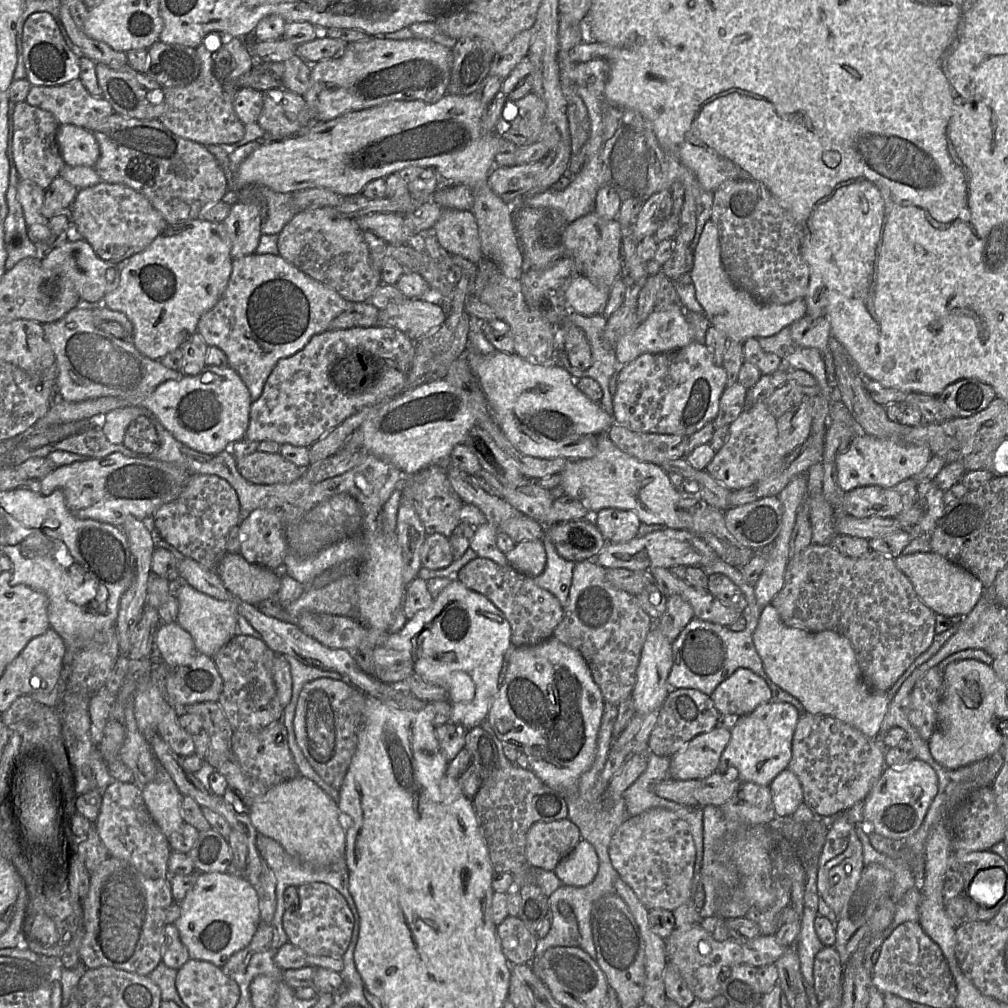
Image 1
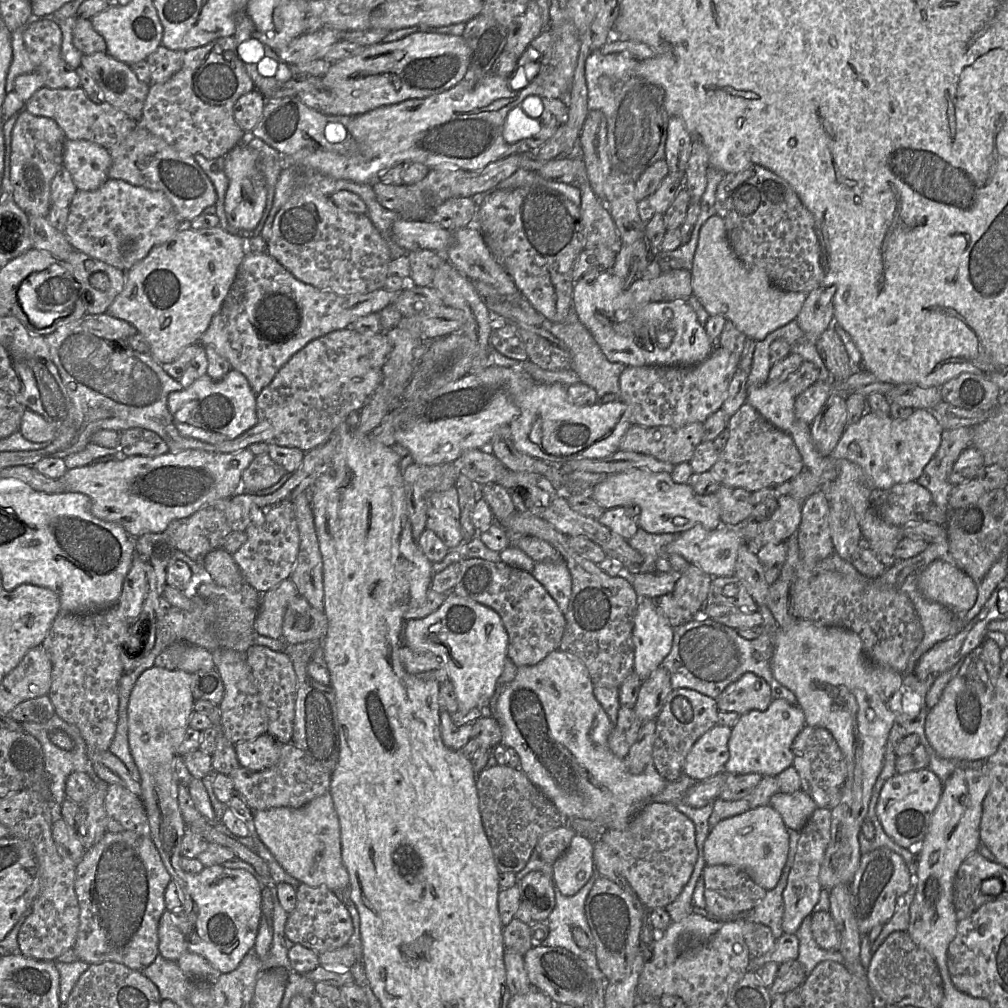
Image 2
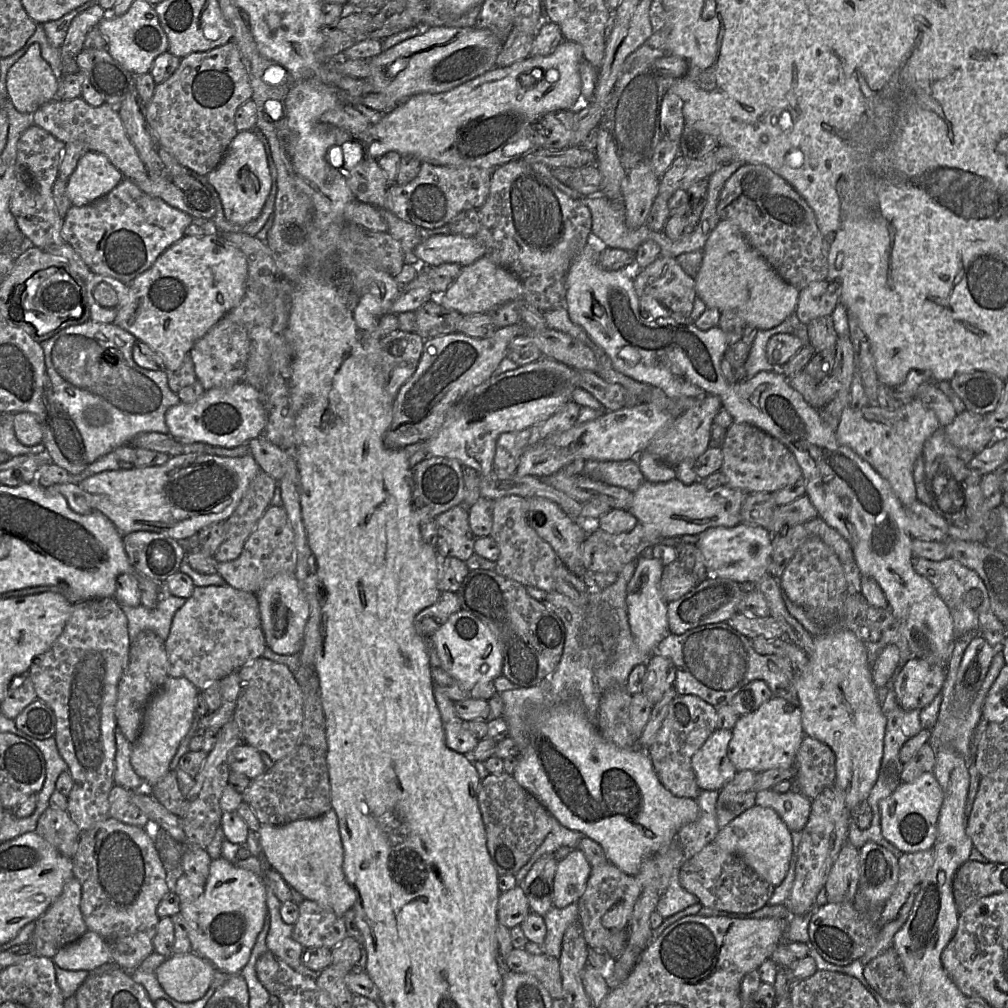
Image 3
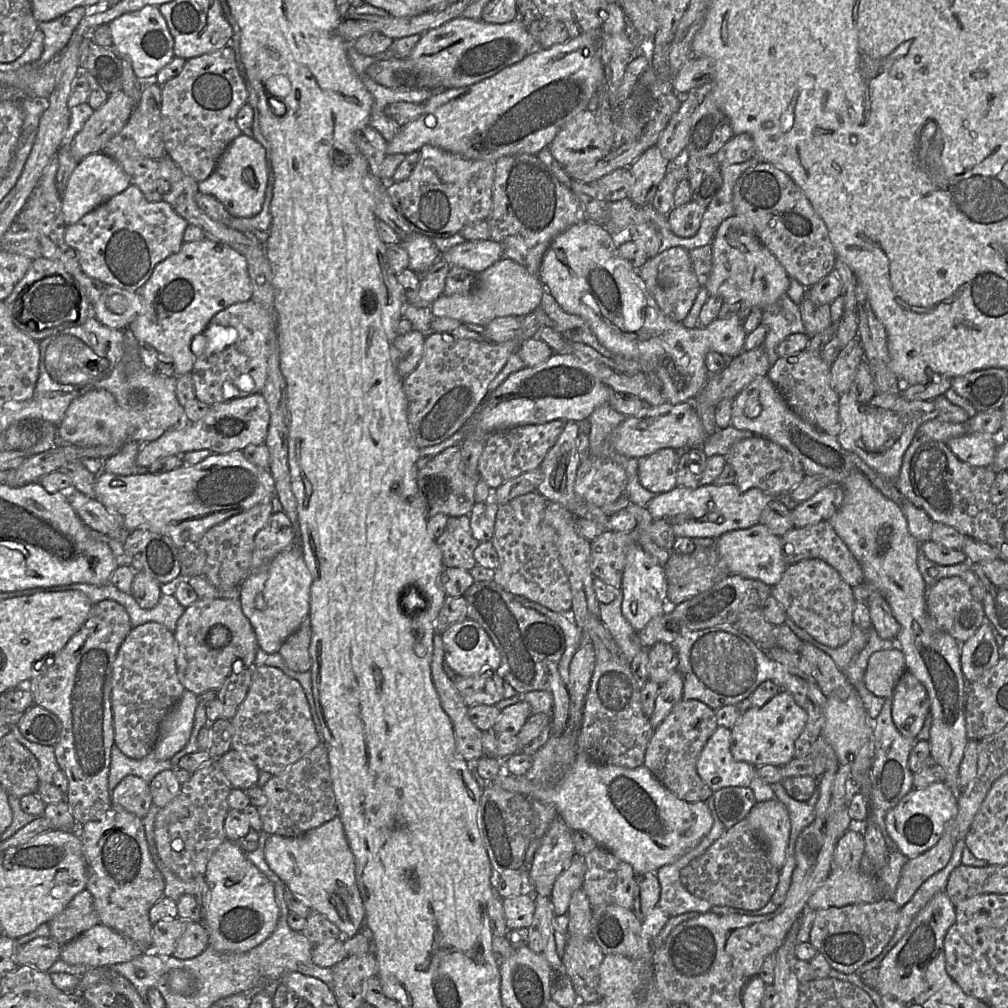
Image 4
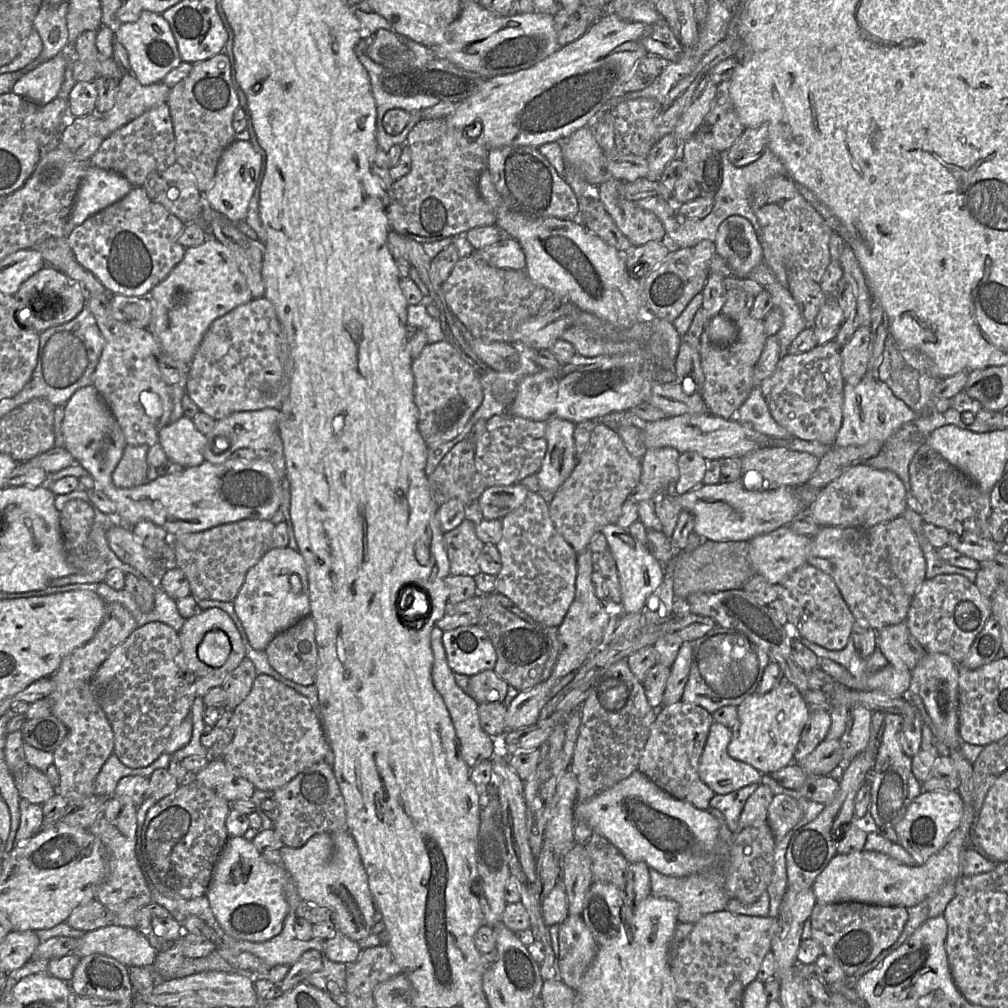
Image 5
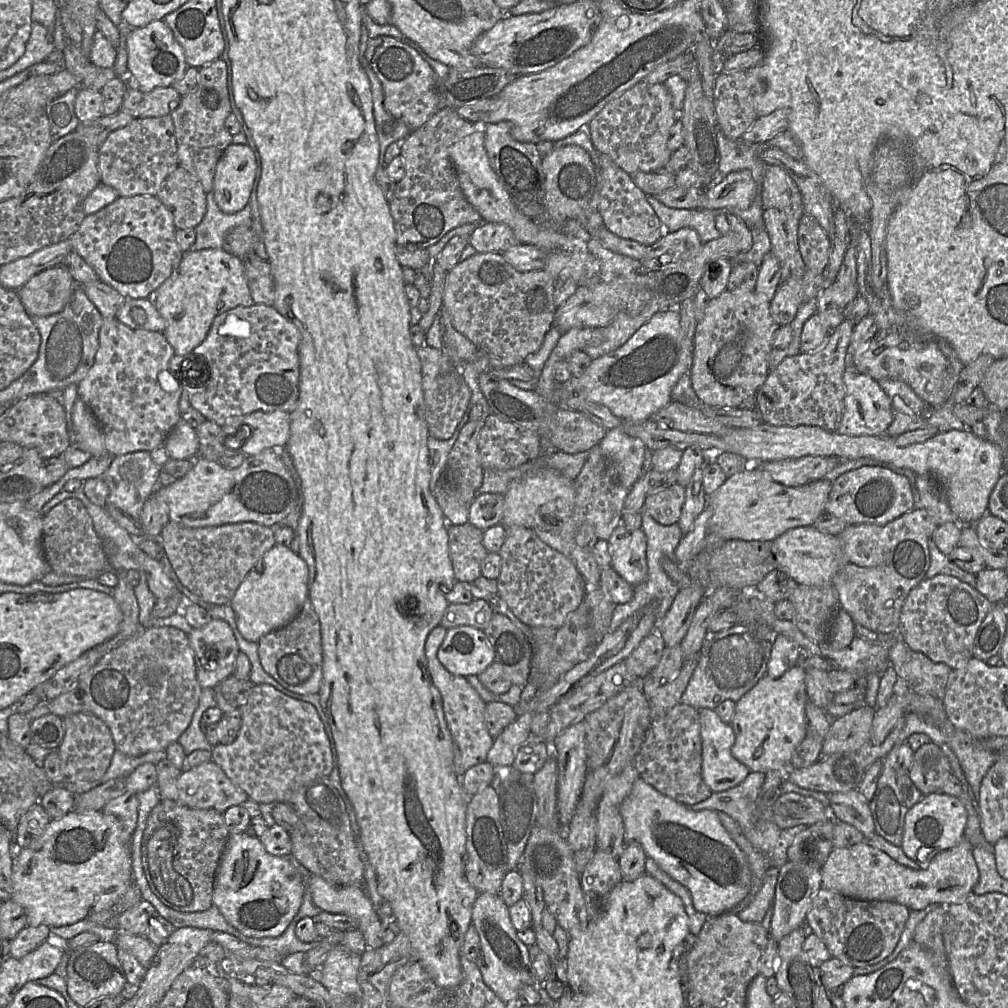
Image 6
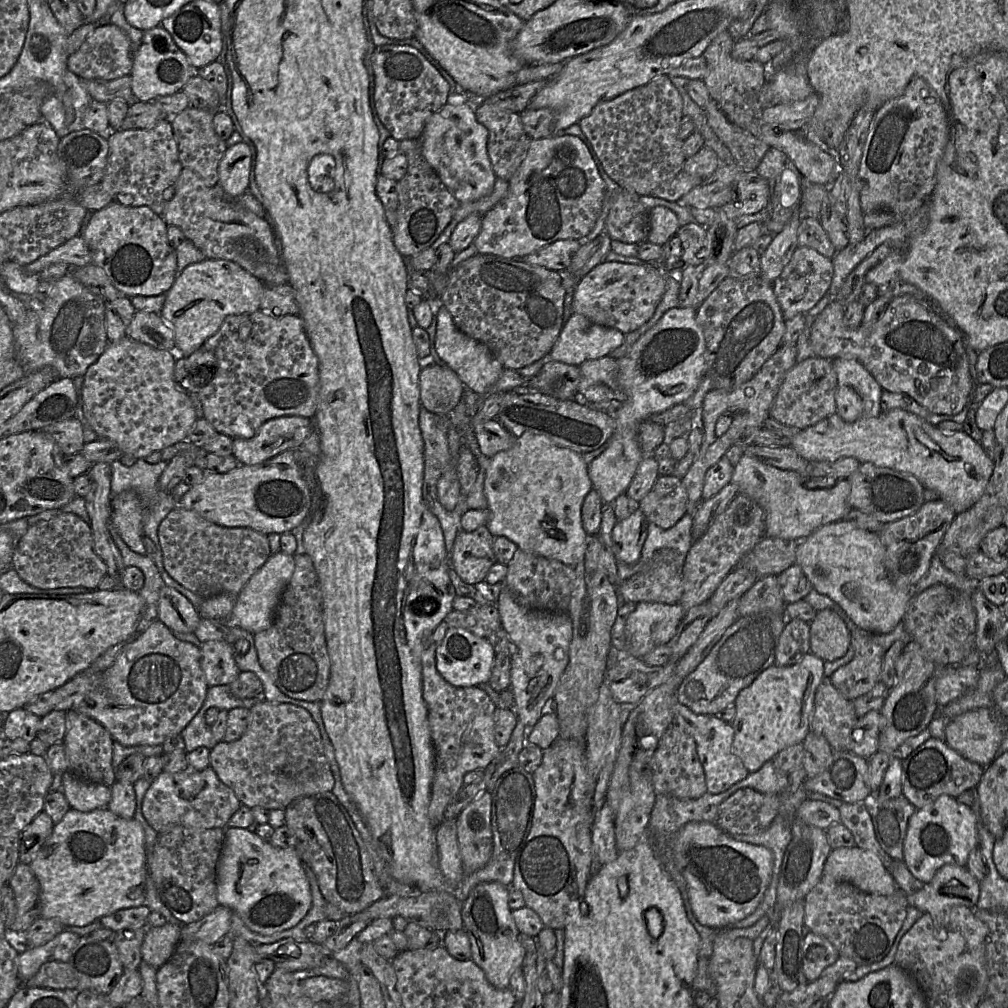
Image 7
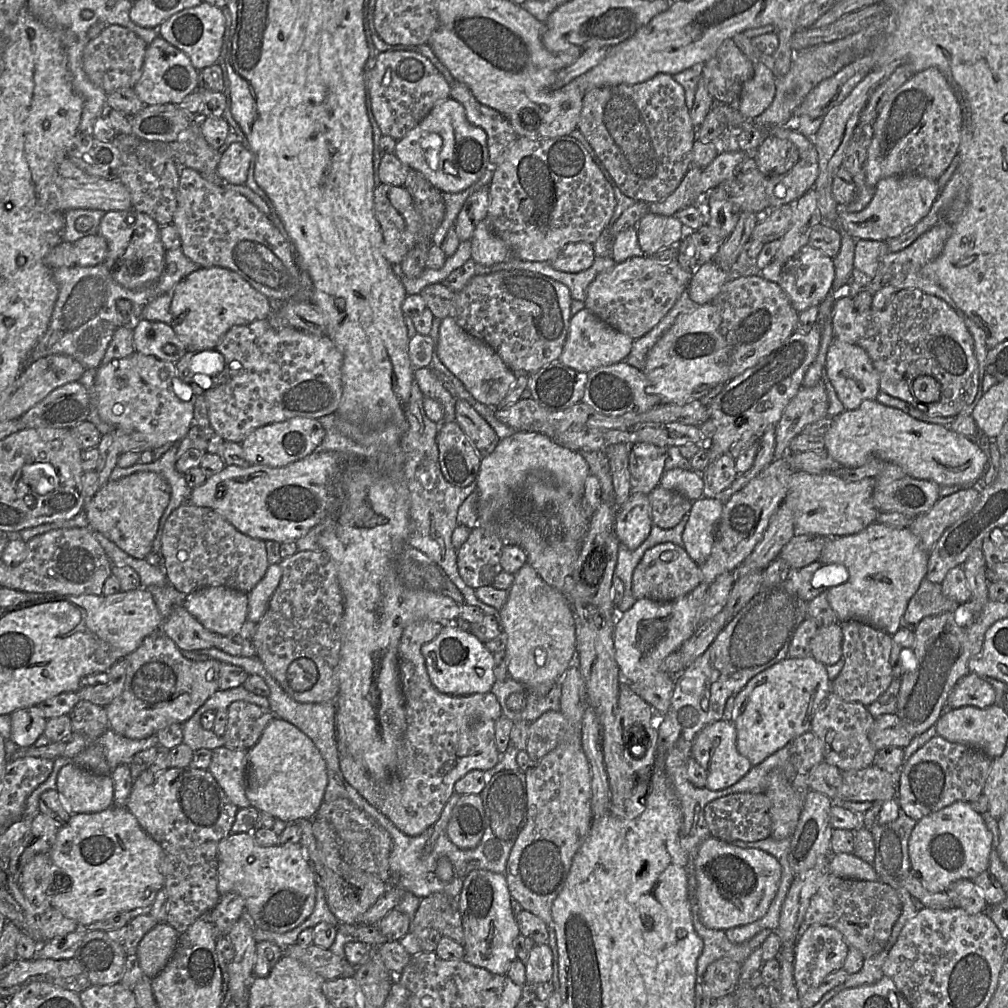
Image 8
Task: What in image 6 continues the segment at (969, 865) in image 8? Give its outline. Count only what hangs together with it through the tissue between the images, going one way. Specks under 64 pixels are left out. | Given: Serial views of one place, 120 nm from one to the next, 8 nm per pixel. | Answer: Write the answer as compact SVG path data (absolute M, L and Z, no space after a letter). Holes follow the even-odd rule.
M942 792L923 795L922 799L911 807L905 815L905 825L901 848L906 856L915 861L919 869L927 869L933 858L939 853L956 846L963 838L967 823L967 811L958 797Z

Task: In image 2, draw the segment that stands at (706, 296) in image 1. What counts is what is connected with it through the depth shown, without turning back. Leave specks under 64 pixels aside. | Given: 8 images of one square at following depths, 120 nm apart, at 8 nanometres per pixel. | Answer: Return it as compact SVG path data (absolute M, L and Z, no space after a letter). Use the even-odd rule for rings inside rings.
M713 215L702 226L695 251L691 286L709 315L721 315L746 337L763 340L768 334L796 319L807 294L775 287L766 273L745 266L733 252L723 220Z

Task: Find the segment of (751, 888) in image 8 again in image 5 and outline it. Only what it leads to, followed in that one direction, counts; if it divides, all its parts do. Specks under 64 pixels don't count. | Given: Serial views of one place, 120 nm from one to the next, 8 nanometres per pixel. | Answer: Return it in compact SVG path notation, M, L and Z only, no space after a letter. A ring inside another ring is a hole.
M639 771L593 798L577 802L574 822L582 820L610 841L629 863L645 862L649 868L674 877L707 869L715 859L720 825L708 812L678 800Z

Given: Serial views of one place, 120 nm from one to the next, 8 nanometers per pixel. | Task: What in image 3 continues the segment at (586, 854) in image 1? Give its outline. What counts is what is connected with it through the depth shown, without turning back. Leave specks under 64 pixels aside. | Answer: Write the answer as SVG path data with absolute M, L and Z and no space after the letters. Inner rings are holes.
M573 848L566 857L558 861L557 870L553 882L553 906L559 909L578 902L583 895L588 878L591 873L591 865L584 853L578 848Z

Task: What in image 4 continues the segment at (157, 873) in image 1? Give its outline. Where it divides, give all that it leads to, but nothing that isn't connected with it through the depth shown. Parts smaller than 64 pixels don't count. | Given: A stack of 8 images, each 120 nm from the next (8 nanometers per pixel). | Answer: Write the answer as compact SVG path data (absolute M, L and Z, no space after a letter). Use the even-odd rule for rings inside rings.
M134 775L125 776L111 792L111 802L143 819L152 805L149 783Z

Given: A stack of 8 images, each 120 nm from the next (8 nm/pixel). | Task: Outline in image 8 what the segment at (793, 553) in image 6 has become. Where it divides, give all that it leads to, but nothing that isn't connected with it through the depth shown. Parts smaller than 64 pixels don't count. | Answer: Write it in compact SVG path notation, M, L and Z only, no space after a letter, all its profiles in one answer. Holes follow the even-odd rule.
M874 522L856 534L841 537L832 537L827 541L826 545L823 547L820 553L818 562L830 565L840 565L847 571L848 577L845 582L824 589L824 592L822 594L825 594L831 608L833 609L840 623L848 620L859 620L886 632L890 636L893 636L902 626L902 617L906 611L910 599L916 594L922 580L926 578L928 572L928 559L929 553L923 550L919 538L915 536L909 530L909 528L892 528Z

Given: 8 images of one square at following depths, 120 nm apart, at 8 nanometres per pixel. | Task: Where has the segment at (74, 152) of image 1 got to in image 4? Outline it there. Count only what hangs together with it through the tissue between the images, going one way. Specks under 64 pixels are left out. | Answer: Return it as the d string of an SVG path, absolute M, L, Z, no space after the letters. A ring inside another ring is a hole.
M97 152L78 162L70 177L62 197L62 212L67 226L76 224L86 214L95 210L117 194L125 191L131 182L119 163L104 154Z

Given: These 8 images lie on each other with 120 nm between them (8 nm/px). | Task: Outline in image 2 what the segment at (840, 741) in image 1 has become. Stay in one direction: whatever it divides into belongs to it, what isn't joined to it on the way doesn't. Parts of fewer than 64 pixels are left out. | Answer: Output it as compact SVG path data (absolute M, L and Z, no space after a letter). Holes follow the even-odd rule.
M805 725L792 744L793 767L797 770L801 790L821 808L833 809L841 797L846 778L846 764L842 751L832 733L821 726Z

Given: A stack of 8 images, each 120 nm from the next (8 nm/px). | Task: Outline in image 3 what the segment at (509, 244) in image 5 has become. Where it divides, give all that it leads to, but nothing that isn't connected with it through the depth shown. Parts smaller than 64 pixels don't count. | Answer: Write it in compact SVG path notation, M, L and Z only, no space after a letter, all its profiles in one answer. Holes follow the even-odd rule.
M438 234L422 239L415 247L414 254L422 266L443 263L467 266L485 256L485 247L475 236Z

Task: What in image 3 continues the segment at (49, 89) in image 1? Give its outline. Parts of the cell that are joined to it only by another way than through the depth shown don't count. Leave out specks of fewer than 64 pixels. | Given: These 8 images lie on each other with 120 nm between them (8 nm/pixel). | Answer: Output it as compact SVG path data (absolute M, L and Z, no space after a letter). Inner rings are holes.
M82 97L72 100L56 98L36 110L33 113L33 118L35 125L46 130L63 143L81 141L87 145L89 151L105 155L126 179L133 182L143 182L149 179L148 171L126 133L117 107L111 107L106 103L99 107L93 107Z

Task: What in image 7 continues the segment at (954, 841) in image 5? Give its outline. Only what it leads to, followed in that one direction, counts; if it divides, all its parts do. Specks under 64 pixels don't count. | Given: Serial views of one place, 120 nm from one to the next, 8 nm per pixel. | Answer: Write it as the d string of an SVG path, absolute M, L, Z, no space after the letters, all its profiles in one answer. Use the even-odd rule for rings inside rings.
M856 845L832 849L824 865L824 877L851 883L873 895L889 896L899 889L879 858ZM946 864L921 890L906 897L909 906L928 914L936 914L950 906L974 908L980 896L979 883L967 867Z

